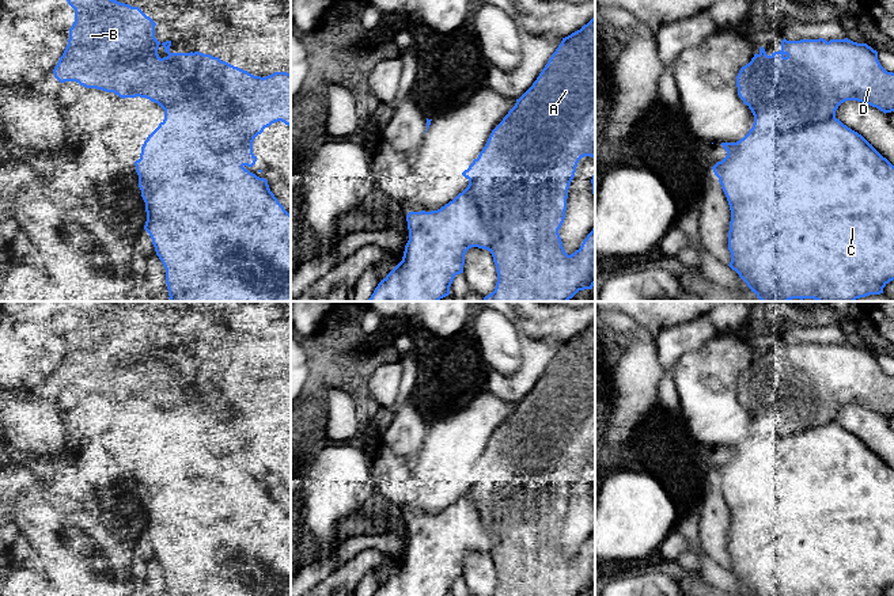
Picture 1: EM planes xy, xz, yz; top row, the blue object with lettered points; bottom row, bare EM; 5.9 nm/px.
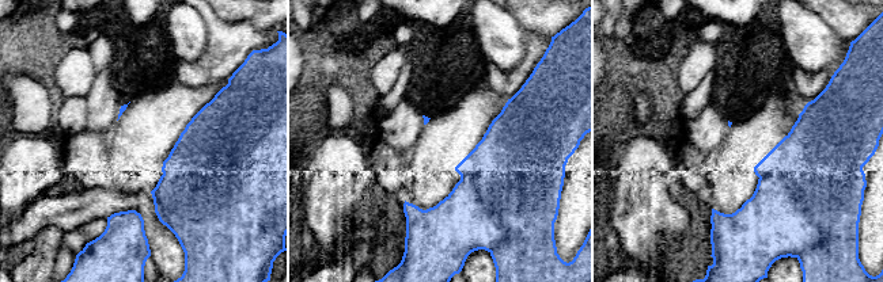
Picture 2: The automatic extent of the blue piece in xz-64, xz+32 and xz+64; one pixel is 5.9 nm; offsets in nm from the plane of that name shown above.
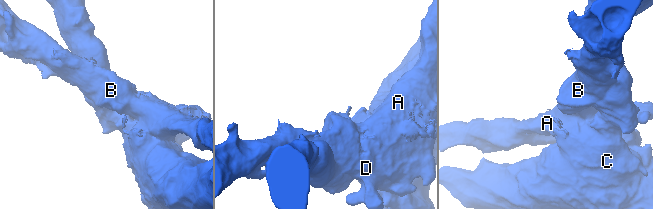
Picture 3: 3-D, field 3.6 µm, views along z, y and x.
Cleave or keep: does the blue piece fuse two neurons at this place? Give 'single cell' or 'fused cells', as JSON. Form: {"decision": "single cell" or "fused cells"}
{"decision": "fused cells"}

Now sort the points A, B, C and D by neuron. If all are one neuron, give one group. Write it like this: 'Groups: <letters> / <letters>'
Groups: A B D / C

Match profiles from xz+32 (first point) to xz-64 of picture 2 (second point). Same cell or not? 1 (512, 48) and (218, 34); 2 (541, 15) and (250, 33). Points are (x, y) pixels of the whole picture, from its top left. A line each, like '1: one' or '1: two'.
1: two
2: two

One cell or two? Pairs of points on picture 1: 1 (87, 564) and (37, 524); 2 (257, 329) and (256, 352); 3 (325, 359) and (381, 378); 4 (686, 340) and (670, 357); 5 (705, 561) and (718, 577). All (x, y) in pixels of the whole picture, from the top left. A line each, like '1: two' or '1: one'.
1: one
2: two
3: two
4: one
5: one

